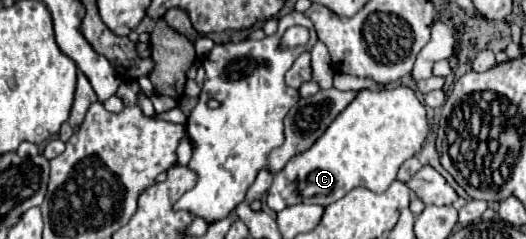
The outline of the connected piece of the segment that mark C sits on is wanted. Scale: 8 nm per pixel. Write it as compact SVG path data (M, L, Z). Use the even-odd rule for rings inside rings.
M399 84L381 90L359 90L325 134L273 176L267 206L273 212L281 212L299 202L329 206L359 186L371 192L383 192L395 180L399 166L421 150L427 132L425 106L409 86Z

